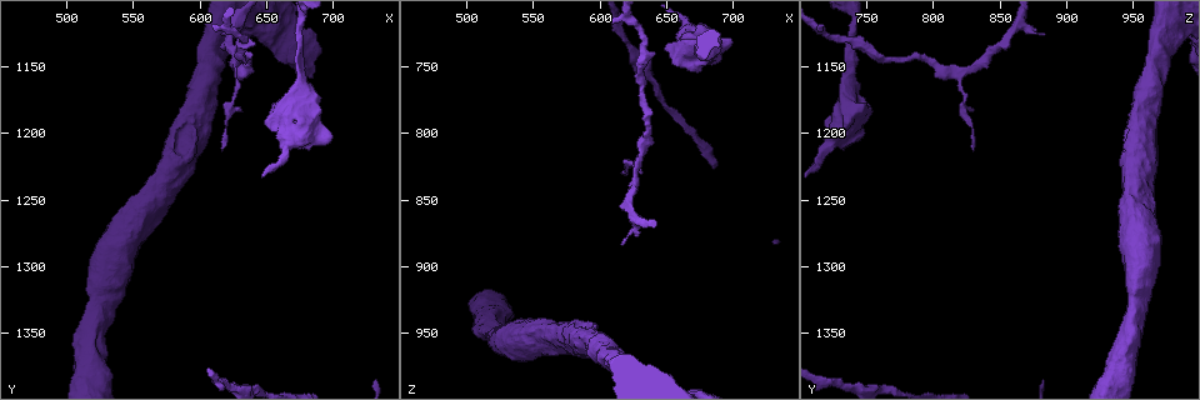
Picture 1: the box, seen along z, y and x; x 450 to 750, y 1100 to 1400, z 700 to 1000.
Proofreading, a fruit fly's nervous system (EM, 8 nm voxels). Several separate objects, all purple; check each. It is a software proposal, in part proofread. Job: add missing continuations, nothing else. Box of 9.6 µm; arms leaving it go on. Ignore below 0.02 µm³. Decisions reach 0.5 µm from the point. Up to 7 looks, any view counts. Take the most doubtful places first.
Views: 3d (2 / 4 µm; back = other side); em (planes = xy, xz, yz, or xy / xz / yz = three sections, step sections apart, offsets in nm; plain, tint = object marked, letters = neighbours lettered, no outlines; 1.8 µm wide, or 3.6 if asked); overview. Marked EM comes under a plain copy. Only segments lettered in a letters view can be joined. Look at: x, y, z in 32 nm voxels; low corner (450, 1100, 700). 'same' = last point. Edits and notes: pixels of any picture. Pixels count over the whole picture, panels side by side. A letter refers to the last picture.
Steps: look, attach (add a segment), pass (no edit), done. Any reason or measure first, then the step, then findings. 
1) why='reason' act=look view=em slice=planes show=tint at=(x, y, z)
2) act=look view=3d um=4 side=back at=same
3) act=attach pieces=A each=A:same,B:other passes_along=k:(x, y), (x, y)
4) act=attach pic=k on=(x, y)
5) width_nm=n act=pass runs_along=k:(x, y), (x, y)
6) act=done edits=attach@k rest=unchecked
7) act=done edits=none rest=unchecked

why='an open end' act=look view=em slice=planes show=letters at=(696, 1204, 730)

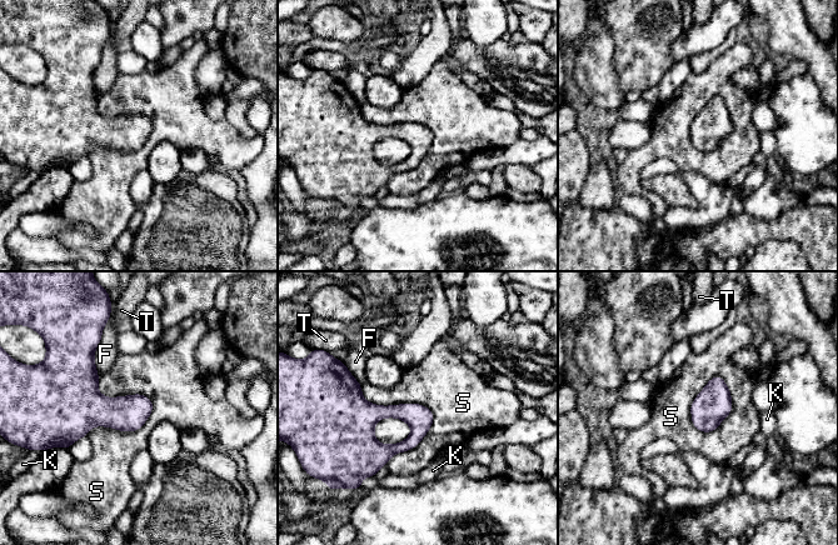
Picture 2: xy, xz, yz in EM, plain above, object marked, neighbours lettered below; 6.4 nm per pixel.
act=pass each=F:other,K:other,S:other,T:other border=2:(151, 400), (138, 429), (86, 435) found='none of them fits'

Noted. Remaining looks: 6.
why='tapers out' act=look view=3d um=4 at=(618, 1126, 884)

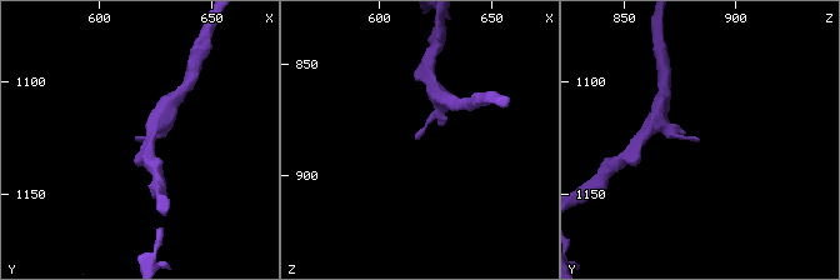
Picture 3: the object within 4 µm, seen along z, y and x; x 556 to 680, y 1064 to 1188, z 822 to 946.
act=look view=em slice=planes show=letters at=(617, 1126, 883)

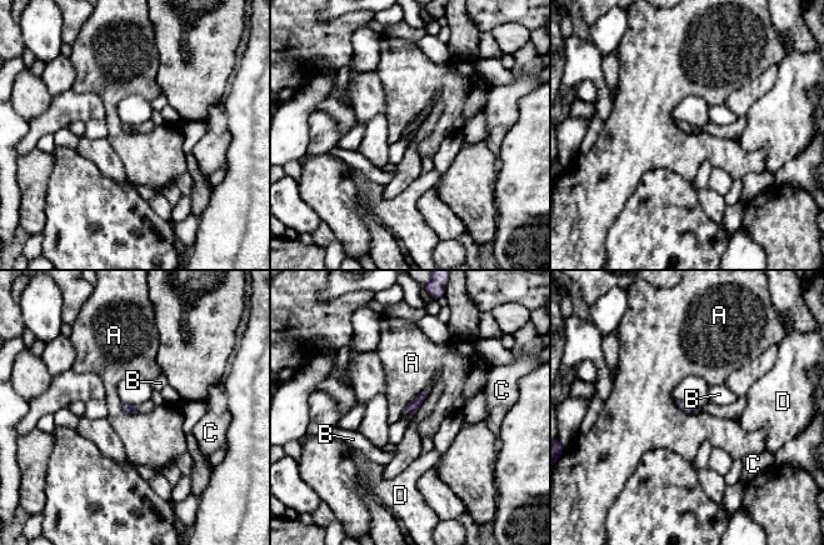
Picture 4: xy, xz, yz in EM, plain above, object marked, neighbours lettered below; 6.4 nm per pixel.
act=pass each=A:other,B:other,C:other,D:other border=4:(428, 390), (408, 405), (404, 415) found='no lettered segment goes on from it'

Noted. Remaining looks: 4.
act=done edits=none rest=unchecked

